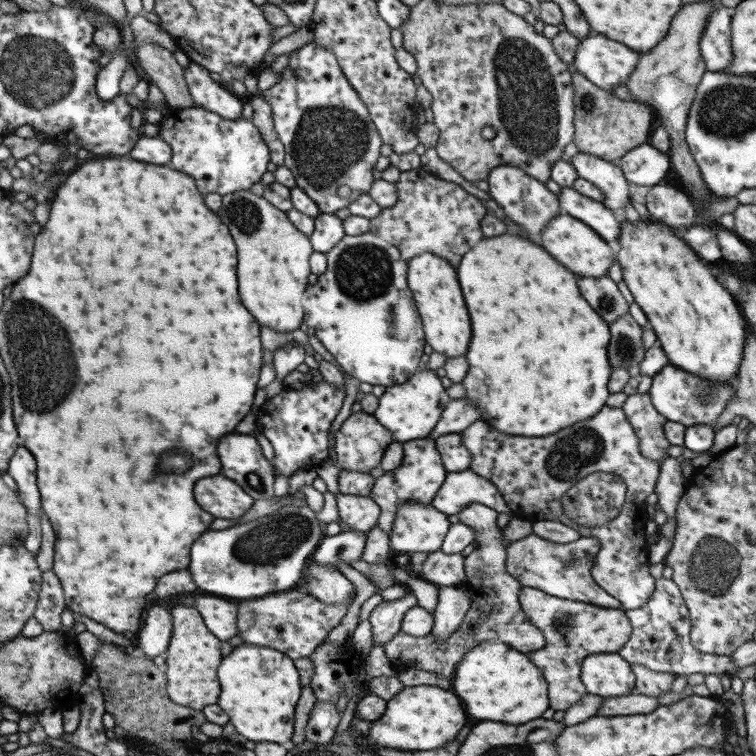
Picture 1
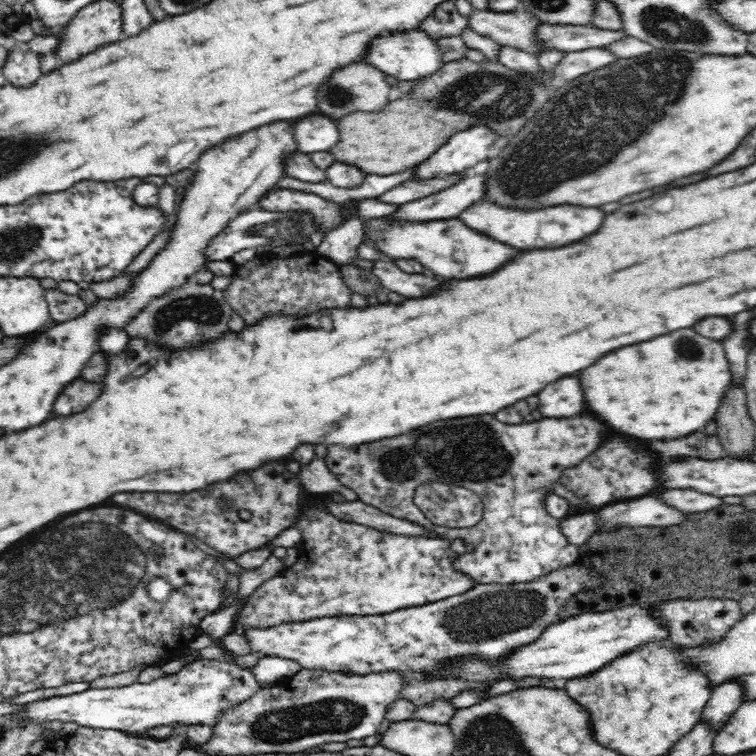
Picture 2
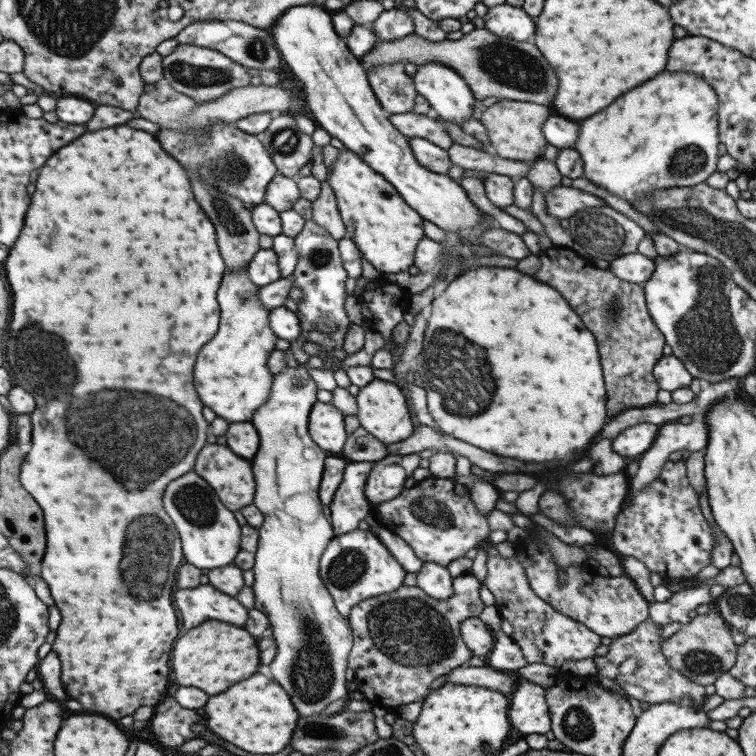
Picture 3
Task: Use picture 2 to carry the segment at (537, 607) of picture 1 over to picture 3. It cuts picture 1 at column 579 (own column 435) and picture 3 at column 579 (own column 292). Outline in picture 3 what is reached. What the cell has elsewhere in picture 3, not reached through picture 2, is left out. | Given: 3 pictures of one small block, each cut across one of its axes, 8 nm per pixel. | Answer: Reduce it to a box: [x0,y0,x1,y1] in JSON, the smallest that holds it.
[482,556,601,669]

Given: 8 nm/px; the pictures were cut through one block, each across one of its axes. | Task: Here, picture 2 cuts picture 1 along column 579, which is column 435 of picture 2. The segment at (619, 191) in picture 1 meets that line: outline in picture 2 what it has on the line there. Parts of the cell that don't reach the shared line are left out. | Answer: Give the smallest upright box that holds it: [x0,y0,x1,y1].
[412,125,498,181]

